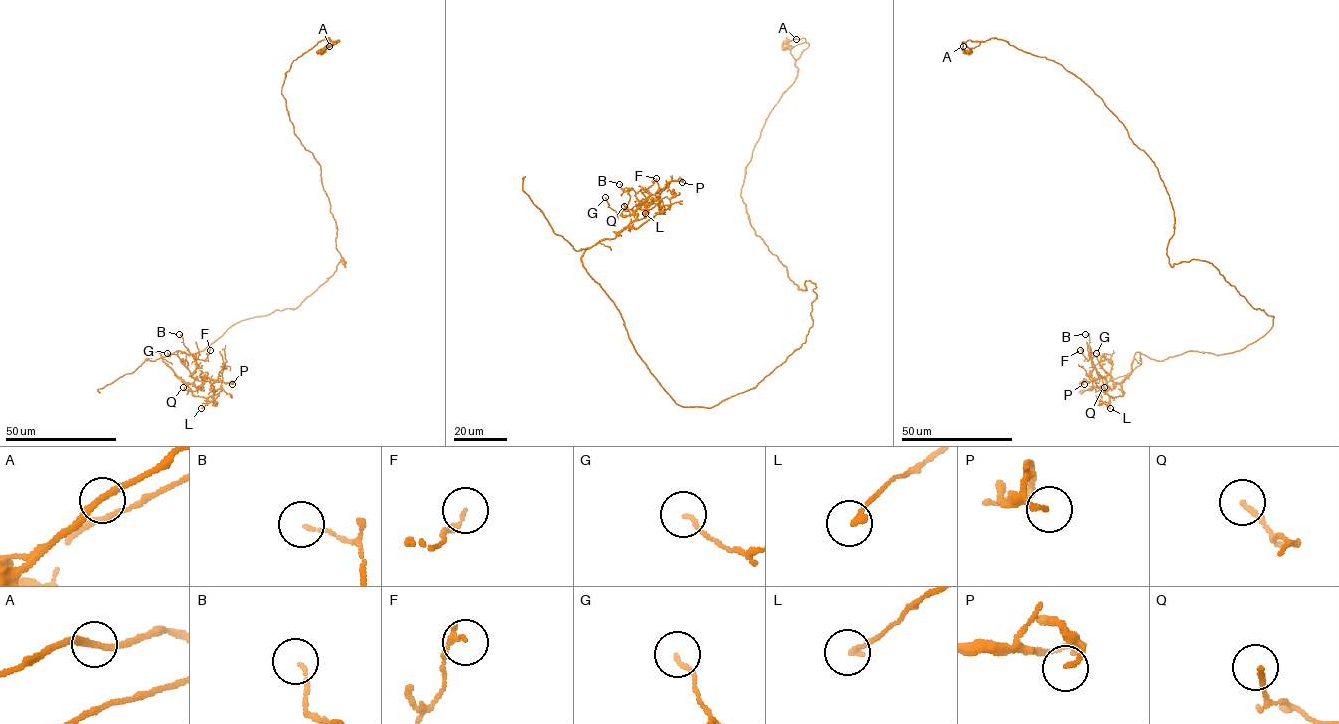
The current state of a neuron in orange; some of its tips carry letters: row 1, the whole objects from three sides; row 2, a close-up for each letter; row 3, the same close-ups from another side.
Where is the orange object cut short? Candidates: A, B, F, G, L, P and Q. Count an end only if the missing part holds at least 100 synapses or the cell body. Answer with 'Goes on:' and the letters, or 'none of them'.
Goes on: none of them

